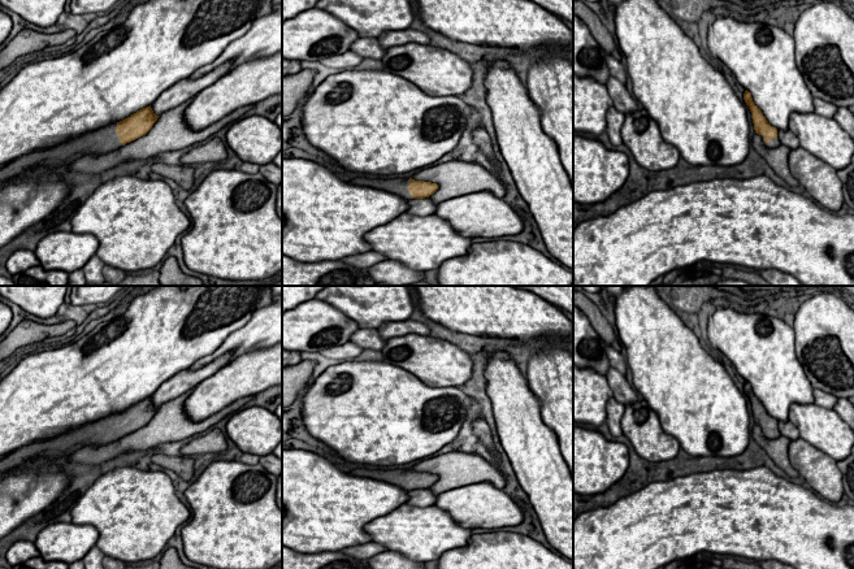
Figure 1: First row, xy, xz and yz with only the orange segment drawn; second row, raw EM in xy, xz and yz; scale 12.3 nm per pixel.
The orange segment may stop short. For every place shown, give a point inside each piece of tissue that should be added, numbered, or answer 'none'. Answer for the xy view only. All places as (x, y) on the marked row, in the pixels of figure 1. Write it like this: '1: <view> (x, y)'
1: xy (104, 139)

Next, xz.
1: xz (398, 186)

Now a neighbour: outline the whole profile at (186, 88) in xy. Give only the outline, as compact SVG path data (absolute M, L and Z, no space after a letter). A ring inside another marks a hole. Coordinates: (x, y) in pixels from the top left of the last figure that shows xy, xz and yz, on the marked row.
M229 60L200 78L186 78L177 82L170 88L165 90L151 105L153 113L160 116L161 113L196 96L200 91L213 84L222 75L227 74L231 65L233 60Z

